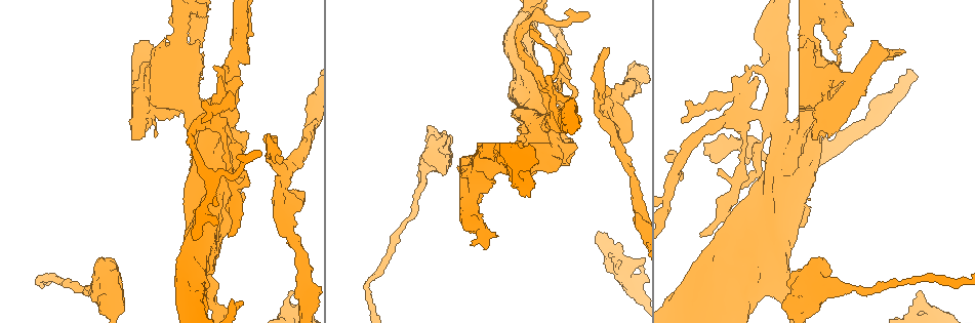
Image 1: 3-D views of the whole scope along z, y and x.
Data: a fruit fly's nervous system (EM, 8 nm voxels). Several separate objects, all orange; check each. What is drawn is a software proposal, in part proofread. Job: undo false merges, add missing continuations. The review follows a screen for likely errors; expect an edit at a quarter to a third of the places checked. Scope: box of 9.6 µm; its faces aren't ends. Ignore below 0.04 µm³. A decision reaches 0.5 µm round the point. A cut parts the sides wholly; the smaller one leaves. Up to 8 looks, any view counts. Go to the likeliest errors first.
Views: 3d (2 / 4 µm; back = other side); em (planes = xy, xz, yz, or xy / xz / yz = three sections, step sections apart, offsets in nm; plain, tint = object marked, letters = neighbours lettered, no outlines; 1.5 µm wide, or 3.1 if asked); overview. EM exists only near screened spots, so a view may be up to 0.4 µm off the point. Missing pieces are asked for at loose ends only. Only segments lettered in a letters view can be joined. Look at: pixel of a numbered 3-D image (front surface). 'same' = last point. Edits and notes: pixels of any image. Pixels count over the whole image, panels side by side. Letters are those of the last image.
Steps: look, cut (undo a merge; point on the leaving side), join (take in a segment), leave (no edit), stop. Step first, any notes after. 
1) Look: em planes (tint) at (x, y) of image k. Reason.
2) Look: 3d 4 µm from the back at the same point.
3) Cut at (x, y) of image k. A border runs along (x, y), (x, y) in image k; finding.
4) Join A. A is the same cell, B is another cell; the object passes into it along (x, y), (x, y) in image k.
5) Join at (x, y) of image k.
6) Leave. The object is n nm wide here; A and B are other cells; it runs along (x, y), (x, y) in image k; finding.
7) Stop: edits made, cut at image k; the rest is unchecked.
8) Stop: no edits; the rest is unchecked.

Look: em planes (letters) at (904, 51) of image 1. An open end.

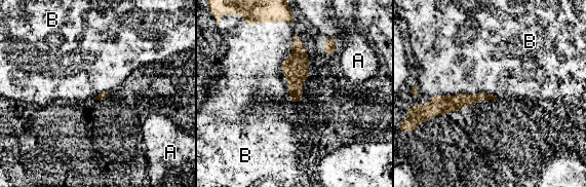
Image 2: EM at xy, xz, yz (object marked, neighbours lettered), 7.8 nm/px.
Join B. B is the same cell, A is another cell; it goes on there.

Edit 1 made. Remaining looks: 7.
Look: overview.

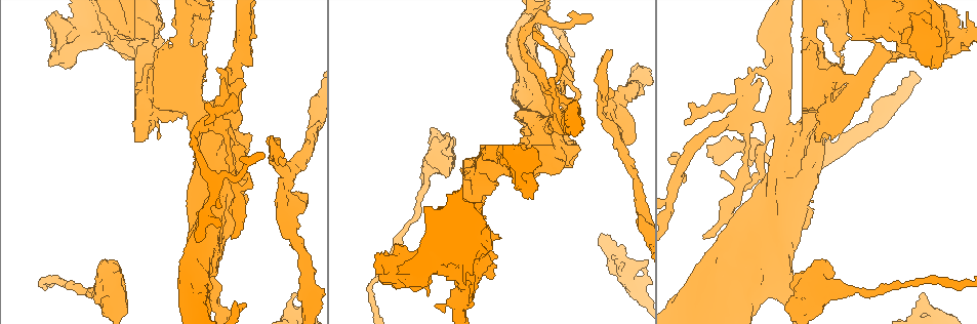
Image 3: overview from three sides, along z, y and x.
Look: em yz step 4 (tint) at (809, 174) of image 3. Calibre changes.

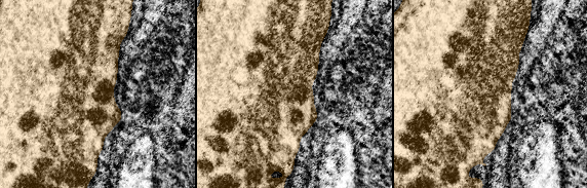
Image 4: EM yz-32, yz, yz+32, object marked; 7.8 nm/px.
Look: em planes (letters) at the same point. Cut it another way.

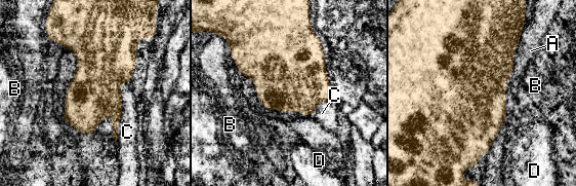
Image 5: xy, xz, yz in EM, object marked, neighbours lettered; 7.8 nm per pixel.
Leave. A, B, C and D are other cells; a border runs along (243, 75), (277, 111) in image 5; continuous, no second cell.

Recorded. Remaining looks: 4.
Look: em planes (letters) at (831, 271) of image 3. Free end.

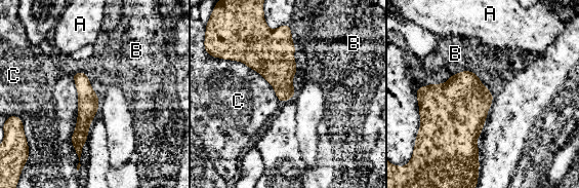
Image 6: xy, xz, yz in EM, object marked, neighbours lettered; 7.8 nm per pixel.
Leave. The longest contact is with C, 650 nm; A, B and C are other cells; no lettered segment goes on from it.

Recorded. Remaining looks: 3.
Stop: edits made, join at image 2; the rest is unchecked.

